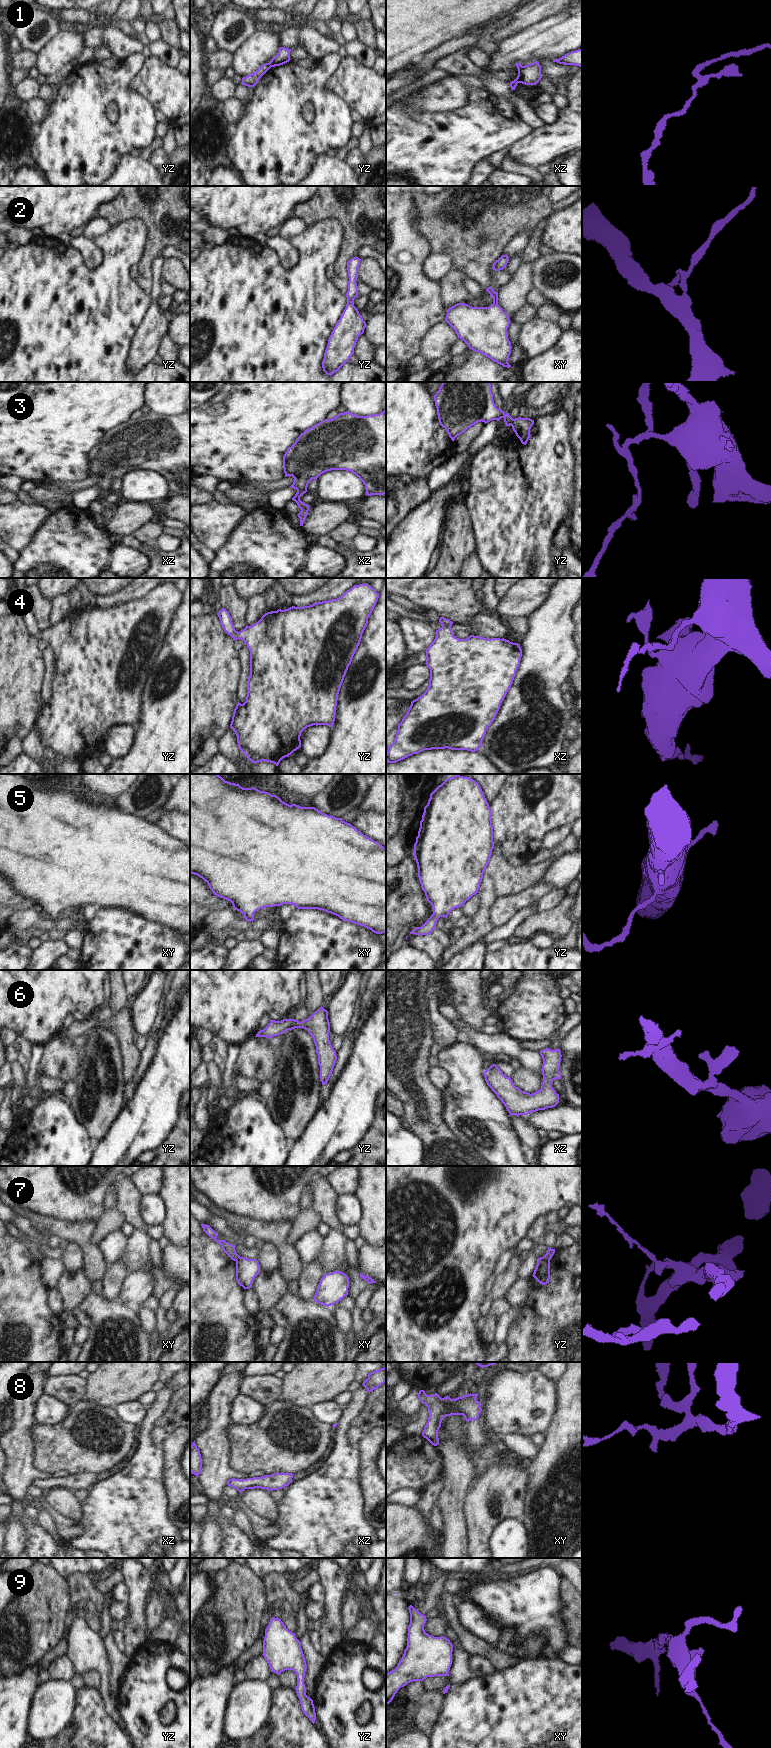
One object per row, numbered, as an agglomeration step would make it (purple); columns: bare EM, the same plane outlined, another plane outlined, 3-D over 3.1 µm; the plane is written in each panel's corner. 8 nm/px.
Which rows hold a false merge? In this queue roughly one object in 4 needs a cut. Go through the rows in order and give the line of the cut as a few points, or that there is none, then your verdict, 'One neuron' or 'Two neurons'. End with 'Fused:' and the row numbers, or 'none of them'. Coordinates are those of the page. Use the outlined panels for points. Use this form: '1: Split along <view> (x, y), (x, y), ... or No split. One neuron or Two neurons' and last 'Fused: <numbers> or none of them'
1: Split along yz (268, 63), (271, 66). Two neurons
2: No split. One neuron
3: No split. One neuron
4: No split. One neuron
5: No split. One neuron
6: No split. One neuron
7: Split along yz (542, 1257), (549, 1261). Two neurons
8: No split. One neuron
9: No split. One neuron
Fused: 1, 7

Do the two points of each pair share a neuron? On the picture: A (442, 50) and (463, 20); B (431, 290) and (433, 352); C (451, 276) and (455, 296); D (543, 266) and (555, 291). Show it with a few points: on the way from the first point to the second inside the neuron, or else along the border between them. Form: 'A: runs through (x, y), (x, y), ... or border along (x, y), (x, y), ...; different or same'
A: border along (454, 37), (429, 50); different
B: border along (444, 320), (435, 324), (424, 335), (419, 347); different
C: runs through (451, 281), (452, 291); same
D: runs through (541, 273), (542, 280), (548, 284); same

